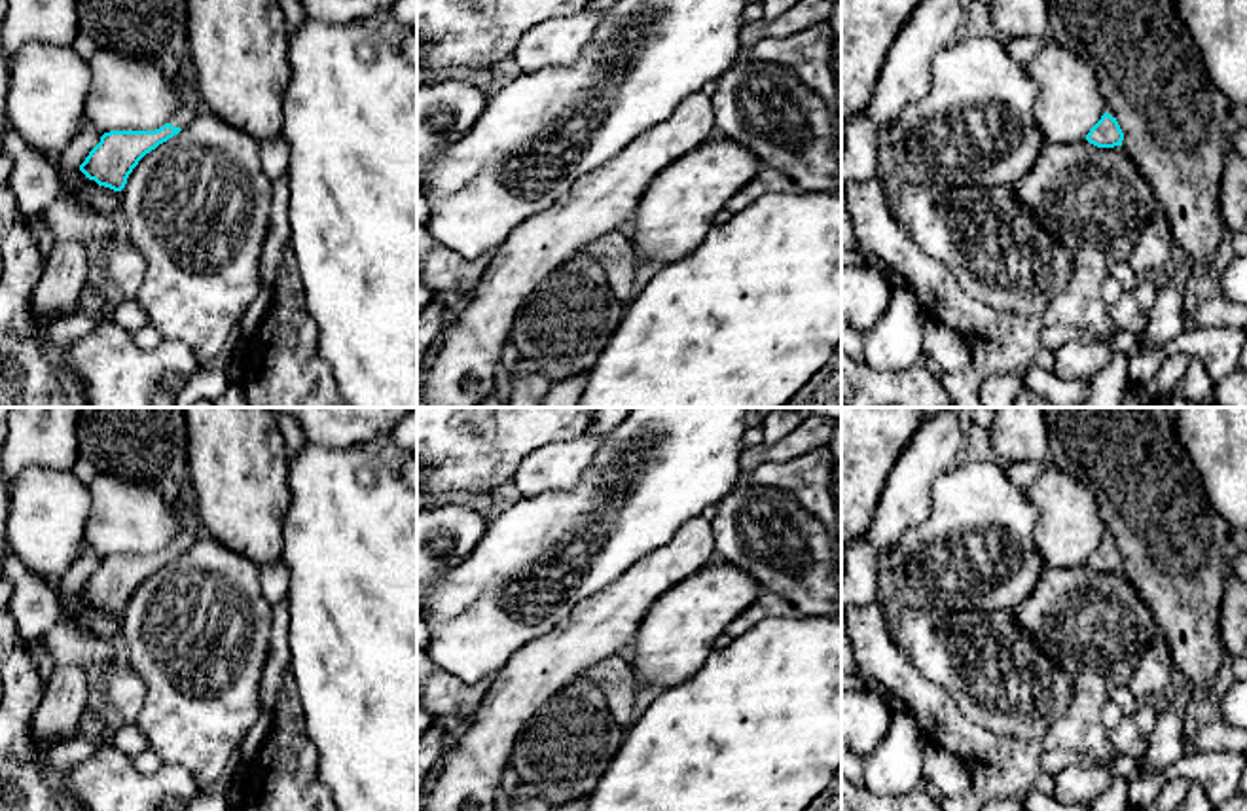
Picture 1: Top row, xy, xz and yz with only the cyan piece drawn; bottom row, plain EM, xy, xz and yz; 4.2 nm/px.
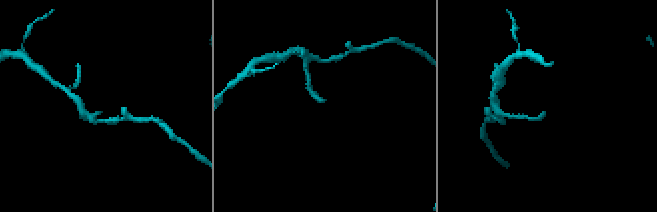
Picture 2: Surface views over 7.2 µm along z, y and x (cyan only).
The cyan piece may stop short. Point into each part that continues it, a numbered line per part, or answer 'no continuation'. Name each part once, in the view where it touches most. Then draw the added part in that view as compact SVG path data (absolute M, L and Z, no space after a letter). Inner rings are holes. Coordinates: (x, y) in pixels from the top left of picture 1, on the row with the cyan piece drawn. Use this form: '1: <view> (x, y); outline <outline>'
1: xy (192, 105); outline M186 64L182 72L178 74L178 83L180 83L182 106L169 123L172 127L184 129L205 106L195 87L193 70L190 64Z

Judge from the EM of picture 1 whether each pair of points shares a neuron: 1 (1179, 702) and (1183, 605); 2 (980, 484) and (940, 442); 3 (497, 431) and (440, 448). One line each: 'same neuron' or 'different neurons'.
1: different neurons
2: different neurons
3: same neuron

